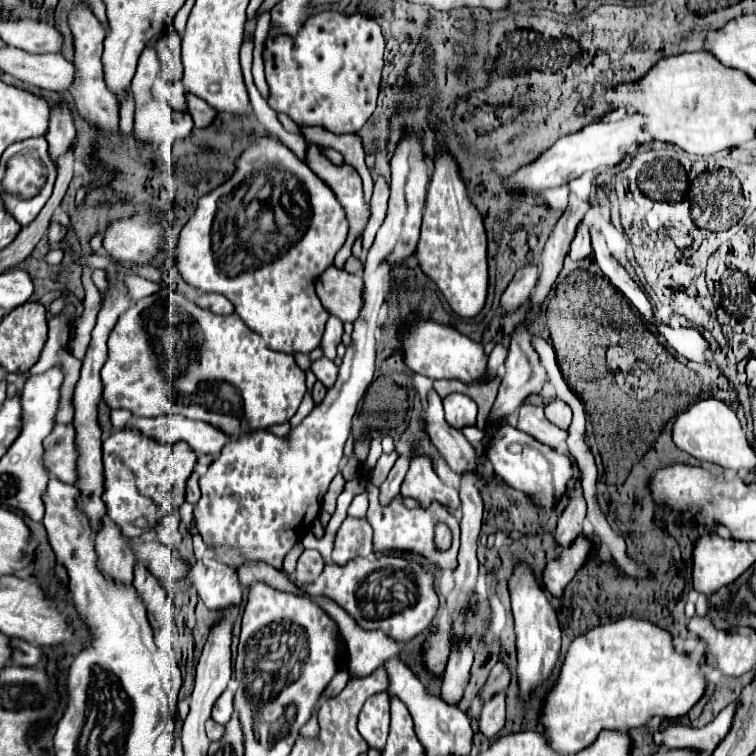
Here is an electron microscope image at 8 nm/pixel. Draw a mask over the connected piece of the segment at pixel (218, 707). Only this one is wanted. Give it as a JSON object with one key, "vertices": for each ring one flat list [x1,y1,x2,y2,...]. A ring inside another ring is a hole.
{"vertices":[[224,691,224,693,218,697,218,701,216,701,214,709,212,709,212,719,214,719,216,723,224,725,224,723,230,719,232,711,234,711,234,709,232,709,232,693,230,693,230,691]]}

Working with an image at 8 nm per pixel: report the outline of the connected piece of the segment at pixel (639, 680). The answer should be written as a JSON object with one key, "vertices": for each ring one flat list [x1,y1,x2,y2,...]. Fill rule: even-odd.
{"vertices":[[624,617,614,623,598,625,570,643,560,667,560,675,544,697,538,723,542,723,544,735,552,743,552,749,562,755,572,755,592,745,598,733,604,729,630,731,634,727,642,727,654,715,672,719,686,715,702,697,706,687,706,677,700,673,702,661,704,659,692,663,684,653,676,653,670,633,652,625,650,621]]}

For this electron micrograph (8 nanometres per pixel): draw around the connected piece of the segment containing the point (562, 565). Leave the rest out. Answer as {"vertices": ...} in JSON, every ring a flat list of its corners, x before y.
{"vertices":[[580,535,562,555,548,563,544,569,544,587,550,597,562,597,564,587,576,575,576,571,586,563,592,549,592,541,586,535]]}

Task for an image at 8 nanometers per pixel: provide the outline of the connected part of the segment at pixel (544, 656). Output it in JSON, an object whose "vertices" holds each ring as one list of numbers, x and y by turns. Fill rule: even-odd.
{"vertices":[[516,561,514,571,508,583,510,589,510,601,512,601,512,613,514,613,514,625,516,625,516,647,518,647,518,681,520,681,520,693,528,693,534,689,534,685,542,683,550,677,558,653,560,653,560,625,556,619,556,611,550,605,542,583,536,579,530,565]]}

